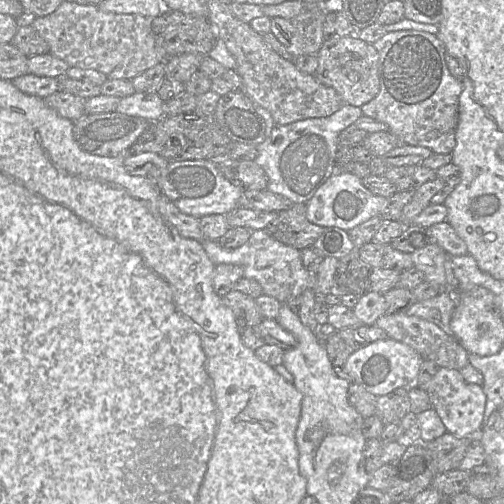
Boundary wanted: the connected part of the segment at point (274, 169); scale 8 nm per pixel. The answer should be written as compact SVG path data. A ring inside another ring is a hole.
M343 104L328 117L308 118L287 125L275 123L267 109L258 105L255 108L266 124L266 138L257 146L255 161L268 177L267 189L284 196L293 204L306 204L332 176L334 168L337 167L335 155L338 151L338 137L363 115L361 107Z

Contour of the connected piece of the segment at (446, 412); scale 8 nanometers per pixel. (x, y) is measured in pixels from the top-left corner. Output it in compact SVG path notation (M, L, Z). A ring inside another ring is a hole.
M439 368L425 390L432 408L437 412L446 428L446 432L457 438L472 438L479 434L483 428L487 401L482 386L467 382L459 370Z

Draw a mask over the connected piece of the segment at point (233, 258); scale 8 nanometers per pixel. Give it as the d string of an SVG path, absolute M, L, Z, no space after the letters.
M256 230L250 239L239 248L227 250L218 241L200 242L215 266L235 264L244 269L244 277L256 280L263 289L263 294L277 299L282 305L308 290L315 290L317 275L309 272L303 265L302 251L287 246L273 238L267 230Z

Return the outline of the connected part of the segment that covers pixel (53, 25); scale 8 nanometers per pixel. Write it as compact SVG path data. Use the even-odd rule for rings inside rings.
M63 1L51 14L28 19L32 27L48 43L49 53L65 61L69 67L94 69L105 74L108 79L132 80L156 64L165 62L161 48L156 44L152 34L150 18L142 15L116 14L102 11L97 5Z

